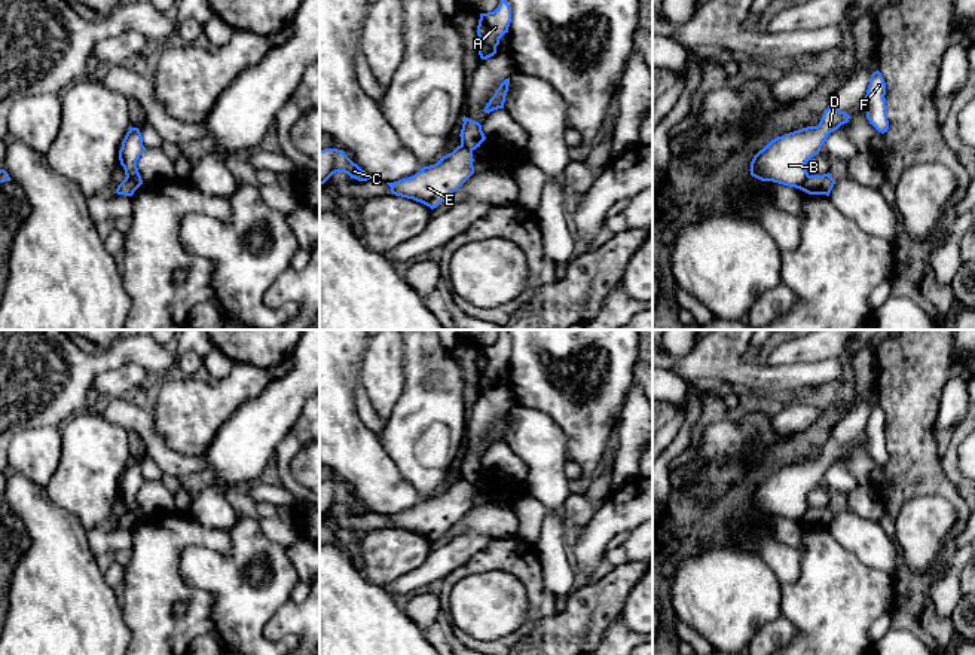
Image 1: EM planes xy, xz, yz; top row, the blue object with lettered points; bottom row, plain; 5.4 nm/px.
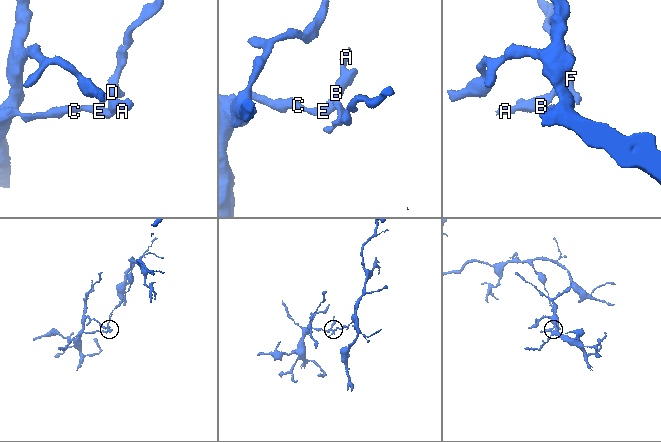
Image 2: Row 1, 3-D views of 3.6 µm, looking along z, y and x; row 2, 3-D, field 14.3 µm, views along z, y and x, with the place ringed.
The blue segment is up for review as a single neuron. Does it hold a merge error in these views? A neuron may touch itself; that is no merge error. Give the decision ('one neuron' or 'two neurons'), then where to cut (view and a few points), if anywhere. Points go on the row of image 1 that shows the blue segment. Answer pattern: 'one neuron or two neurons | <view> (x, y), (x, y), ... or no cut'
two neurons | yz (809, 176), (800, 189)

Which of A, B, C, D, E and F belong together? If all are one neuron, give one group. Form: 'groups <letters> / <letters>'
groups A B D F / C E

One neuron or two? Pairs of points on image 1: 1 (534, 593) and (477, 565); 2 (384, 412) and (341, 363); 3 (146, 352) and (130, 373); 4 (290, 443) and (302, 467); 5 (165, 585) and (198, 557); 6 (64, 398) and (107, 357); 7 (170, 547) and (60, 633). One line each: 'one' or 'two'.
1: one
2: two
3: two
4: two
5: two
6: one
7: two

